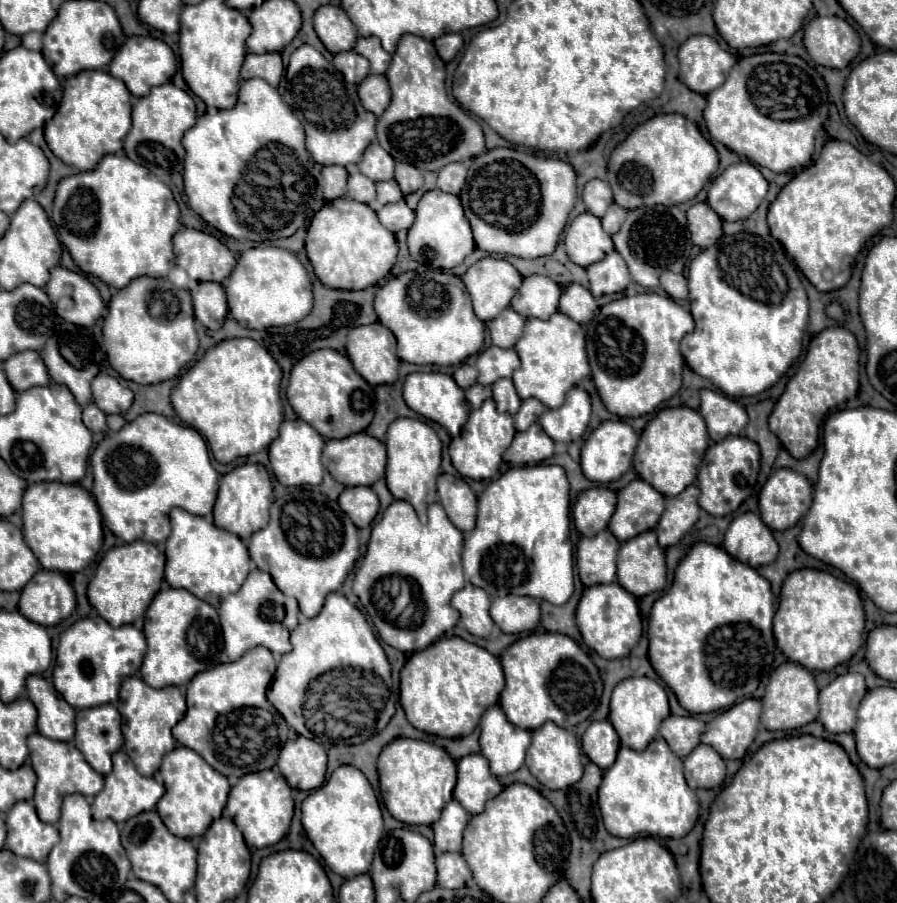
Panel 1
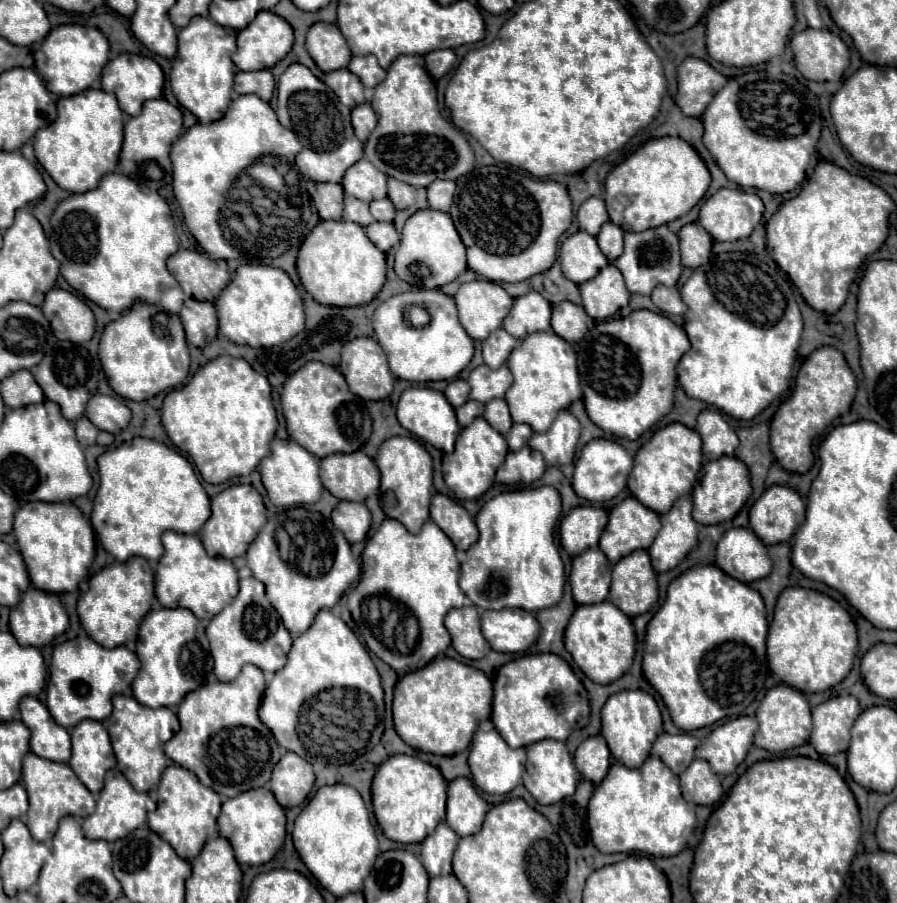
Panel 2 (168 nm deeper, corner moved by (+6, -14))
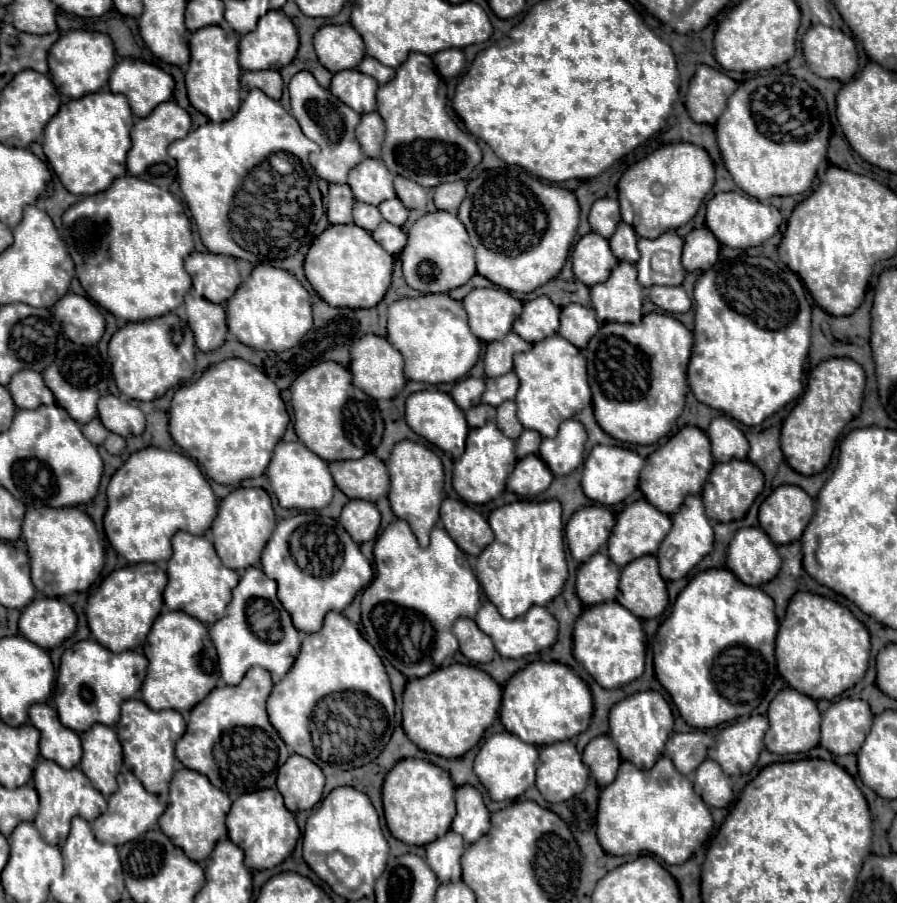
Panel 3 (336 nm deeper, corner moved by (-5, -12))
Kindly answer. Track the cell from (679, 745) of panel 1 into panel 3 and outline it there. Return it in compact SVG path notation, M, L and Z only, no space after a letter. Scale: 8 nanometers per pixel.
M702 731L674 733L670 741L666 741L666 755L674 761L680 773L690 775L706 759L708 747L712 745L714 739Z

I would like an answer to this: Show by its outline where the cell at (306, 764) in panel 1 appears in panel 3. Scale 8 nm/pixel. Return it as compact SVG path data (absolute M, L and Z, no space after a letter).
M292 755L278 771L278 791L284 797L284 805L294 811L312 809L322 799L324 773L310 759Z

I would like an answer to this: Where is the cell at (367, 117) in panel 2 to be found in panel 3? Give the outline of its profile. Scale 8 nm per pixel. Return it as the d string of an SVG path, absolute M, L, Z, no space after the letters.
M364 113L356 129L356 137L366 157L380 157L380 145L384 141L384 121L380 113Z

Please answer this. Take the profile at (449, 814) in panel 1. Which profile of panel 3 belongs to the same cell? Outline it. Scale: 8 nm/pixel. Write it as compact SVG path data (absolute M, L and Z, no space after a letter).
M448 831L444 837L426 845L426 861L436 873L440 883L452 883L460 879L460 857L464 853L464 839Z

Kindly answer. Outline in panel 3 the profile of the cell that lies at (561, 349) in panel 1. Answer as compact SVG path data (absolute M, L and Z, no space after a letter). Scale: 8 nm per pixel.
M560 335L546 337L532 345L530 351L514 357L514 371L520 379L516 393L518 419L526 429L542 433L542 437L554 437L564 419L574 417L592 401L592 393L586 377L586 359L578 347L570 345Z

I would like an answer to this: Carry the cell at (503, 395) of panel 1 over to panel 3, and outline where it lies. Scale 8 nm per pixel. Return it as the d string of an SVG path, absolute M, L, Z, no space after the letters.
M504 401L498 407L496 425L498 425L498 429L502 429L502 433L506 433L506 437L518 439L518 435L522 433L524 427L522 427L522 423L516 417L516 405L514 405L514 401Z

